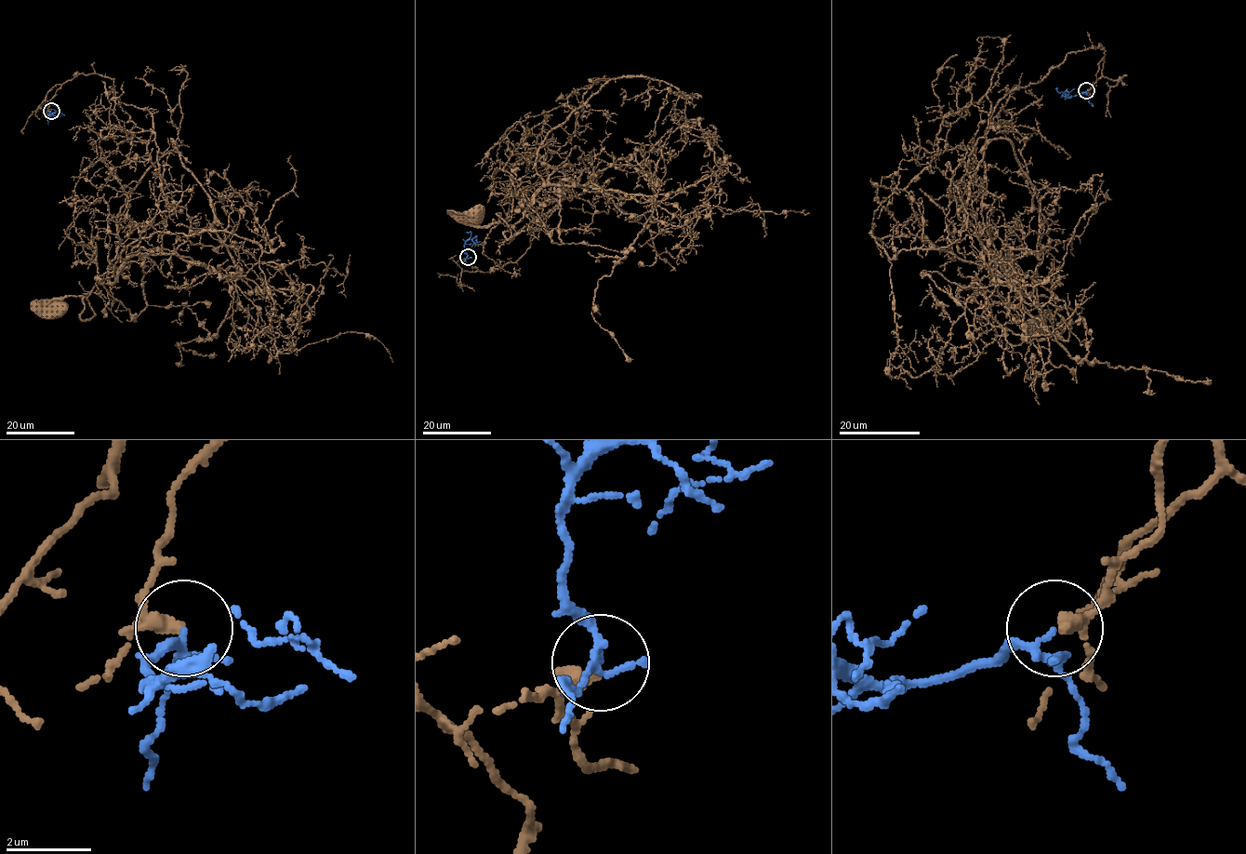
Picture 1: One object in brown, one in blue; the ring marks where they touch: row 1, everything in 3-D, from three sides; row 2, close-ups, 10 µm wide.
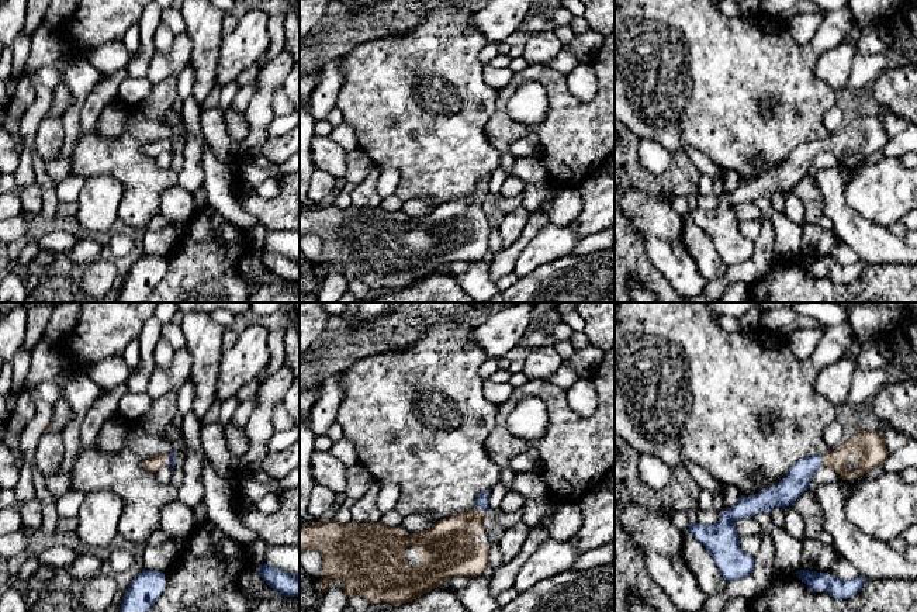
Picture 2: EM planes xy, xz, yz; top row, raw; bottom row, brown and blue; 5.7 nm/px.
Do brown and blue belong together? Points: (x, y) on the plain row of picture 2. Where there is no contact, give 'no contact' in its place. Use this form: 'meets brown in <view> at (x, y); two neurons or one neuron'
meets brown in xz at (481, 194); one neuron

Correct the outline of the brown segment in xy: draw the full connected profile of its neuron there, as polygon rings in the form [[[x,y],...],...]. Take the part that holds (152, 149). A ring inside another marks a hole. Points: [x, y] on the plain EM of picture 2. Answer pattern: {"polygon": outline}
{"polygon": [[[173,138],[159,139],[143,146],[146,156],[156,158],[165,151],[174,152],[177,145]]]}

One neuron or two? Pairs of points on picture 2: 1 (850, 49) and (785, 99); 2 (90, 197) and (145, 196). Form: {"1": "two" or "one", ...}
{"1": "two", "2": "two"}

